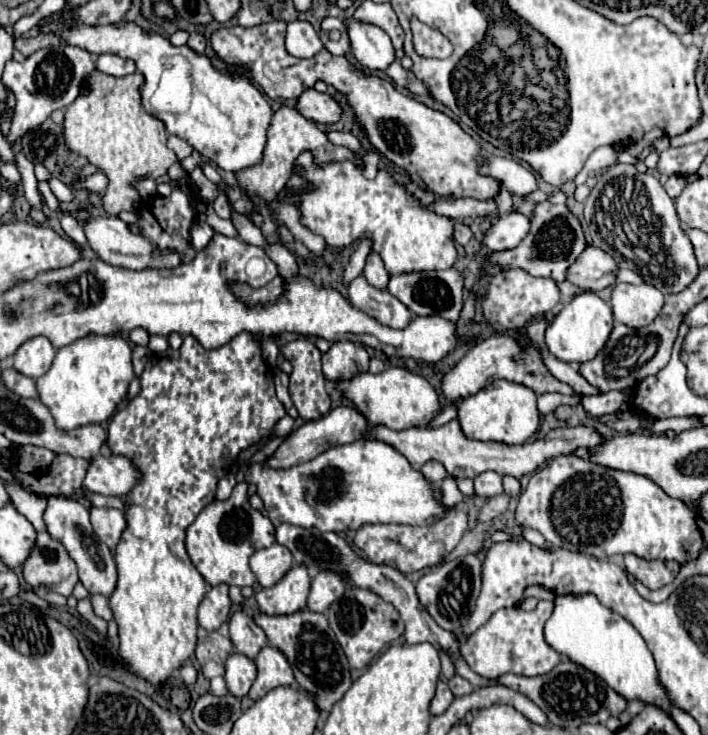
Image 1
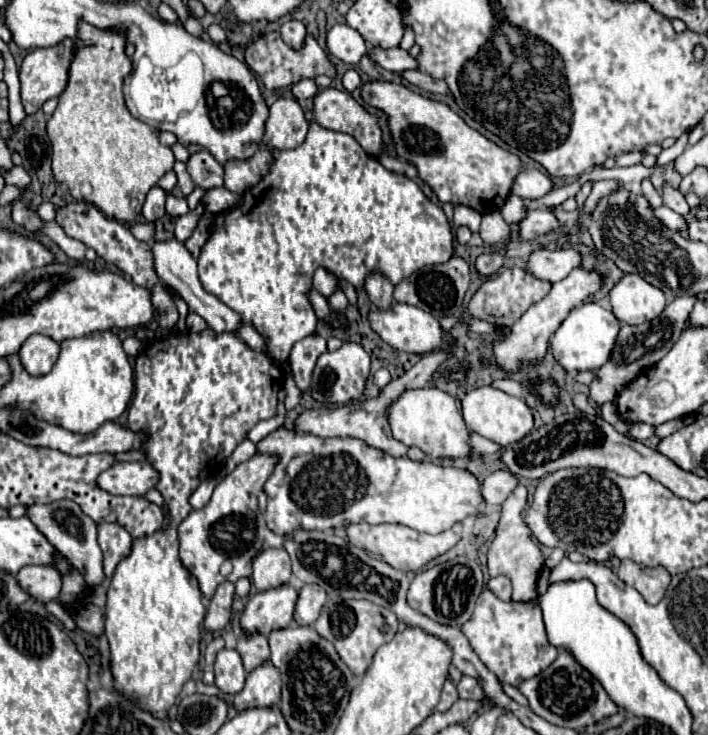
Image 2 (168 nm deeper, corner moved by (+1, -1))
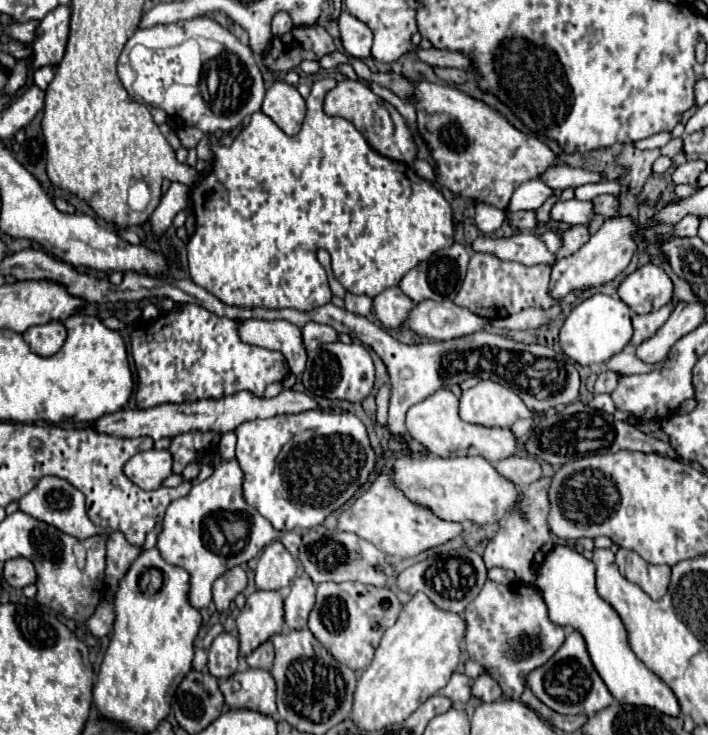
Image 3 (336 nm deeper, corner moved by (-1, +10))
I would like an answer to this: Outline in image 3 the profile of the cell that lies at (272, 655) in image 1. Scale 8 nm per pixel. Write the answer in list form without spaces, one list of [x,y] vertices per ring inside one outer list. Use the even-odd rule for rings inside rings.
[[[246,669],[228,679],[220,679],[224,701],[232,709],[254,709],[276,715],[276,681],[266,669]]]

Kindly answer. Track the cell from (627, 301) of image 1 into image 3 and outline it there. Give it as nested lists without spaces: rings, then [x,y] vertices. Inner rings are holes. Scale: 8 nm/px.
[[[646,263],[620,283],[618,297],[634,313],[650,313],[672,299],[672,281],[660,267]]]

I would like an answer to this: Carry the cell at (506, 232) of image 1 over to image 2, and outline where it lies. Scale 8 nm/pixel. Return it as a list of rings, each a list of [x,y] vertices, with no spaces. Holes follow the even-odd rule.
[[[532,210],[520,224],[518,224],[518,234],[524,238],[524,240],[536,240],[544,234],[550,234],[554,230],[560,228],[560,222],[558,218],[550,212],[550,210]]]

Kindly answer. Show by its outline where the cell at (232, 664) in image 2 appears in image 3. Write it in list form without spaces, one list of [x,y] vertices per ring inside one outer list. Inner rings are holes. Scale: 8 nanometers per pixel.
[[[220,633],[208,651],[208,669],[210,675],[216,679],[232,677],[238,669],[238,657],[240,657],[240,643],[230,633]]]

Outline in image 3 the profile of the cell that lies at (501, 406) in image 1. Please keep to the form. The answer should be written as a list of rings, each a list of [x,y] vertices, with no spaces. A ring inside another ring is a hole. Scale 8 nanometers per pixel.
[[[480,381],[460,397],[460,417],[484,427],[510,427],[516,419],[532,417],[520,395],[496,381]]]

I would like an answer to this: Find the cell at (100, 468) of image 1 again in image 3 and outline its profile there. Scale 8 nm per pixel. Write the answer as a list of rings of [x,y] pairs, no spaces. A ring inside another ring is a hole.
[[[144,451],[136,453],[126,465],[124,475],[140,489],[158,489],[162,481],[172,475],[172,455],[168,451]]]

